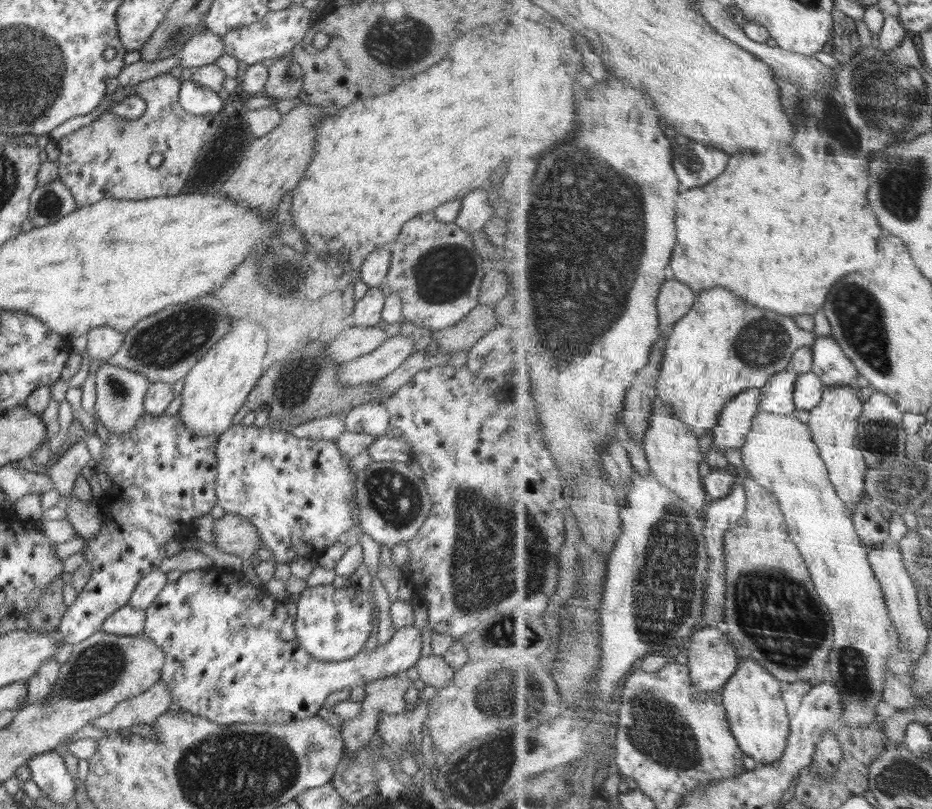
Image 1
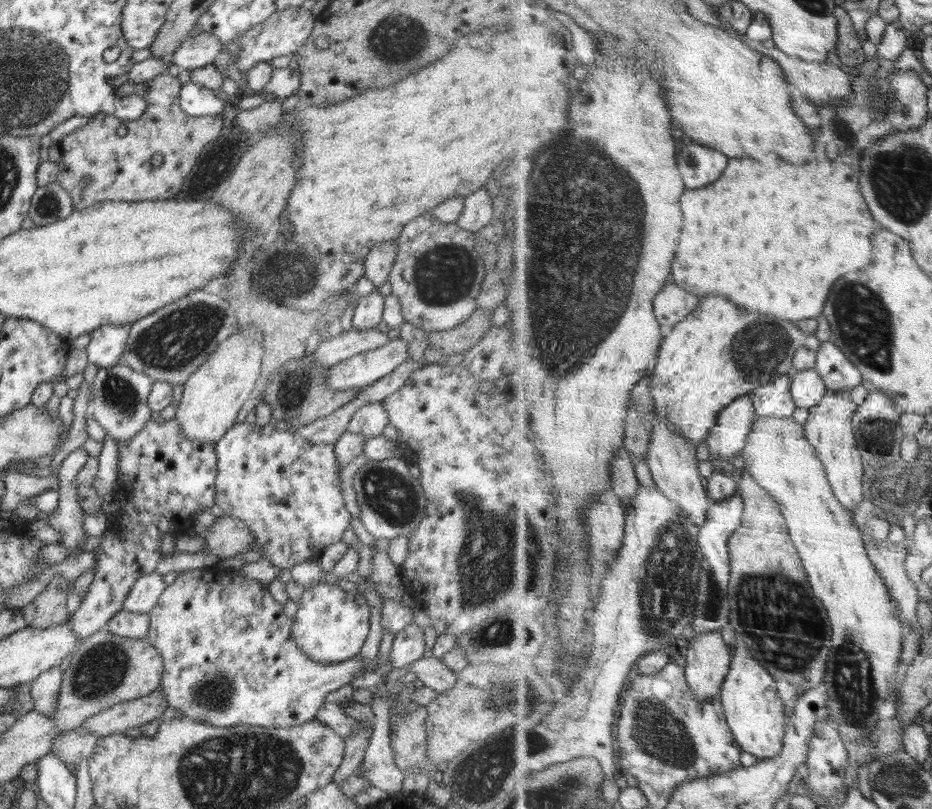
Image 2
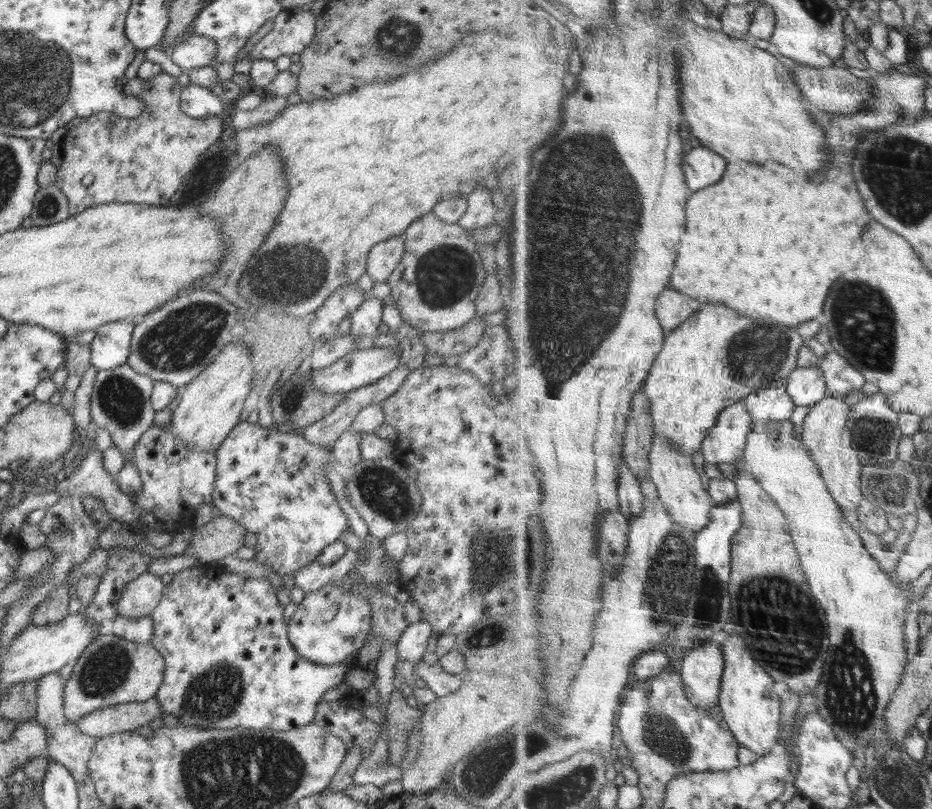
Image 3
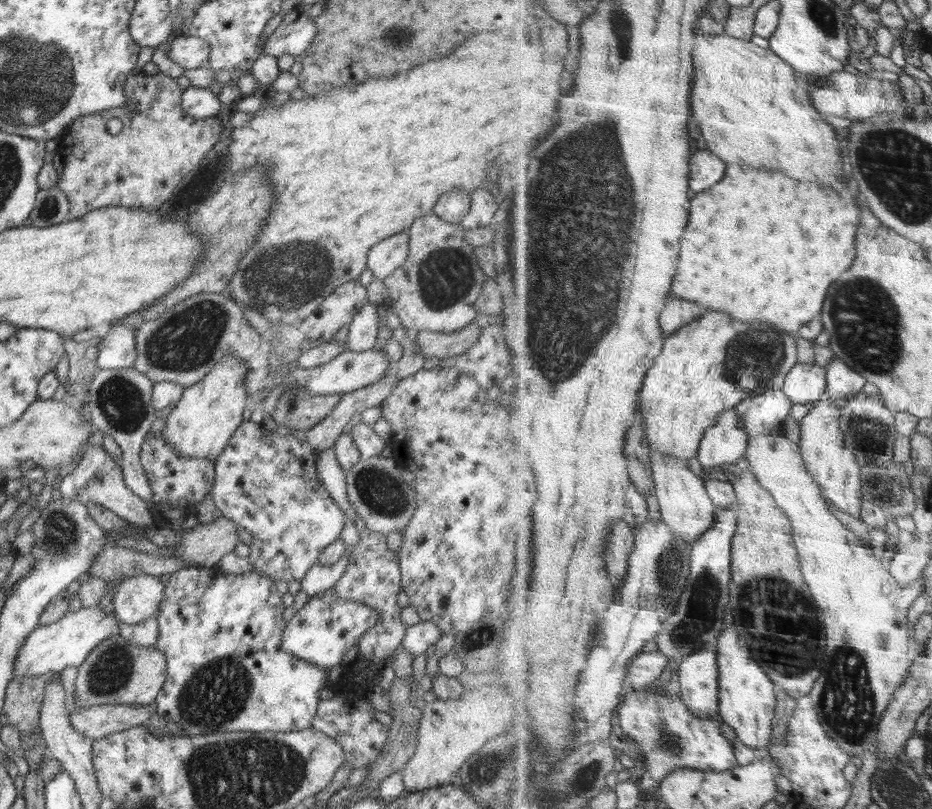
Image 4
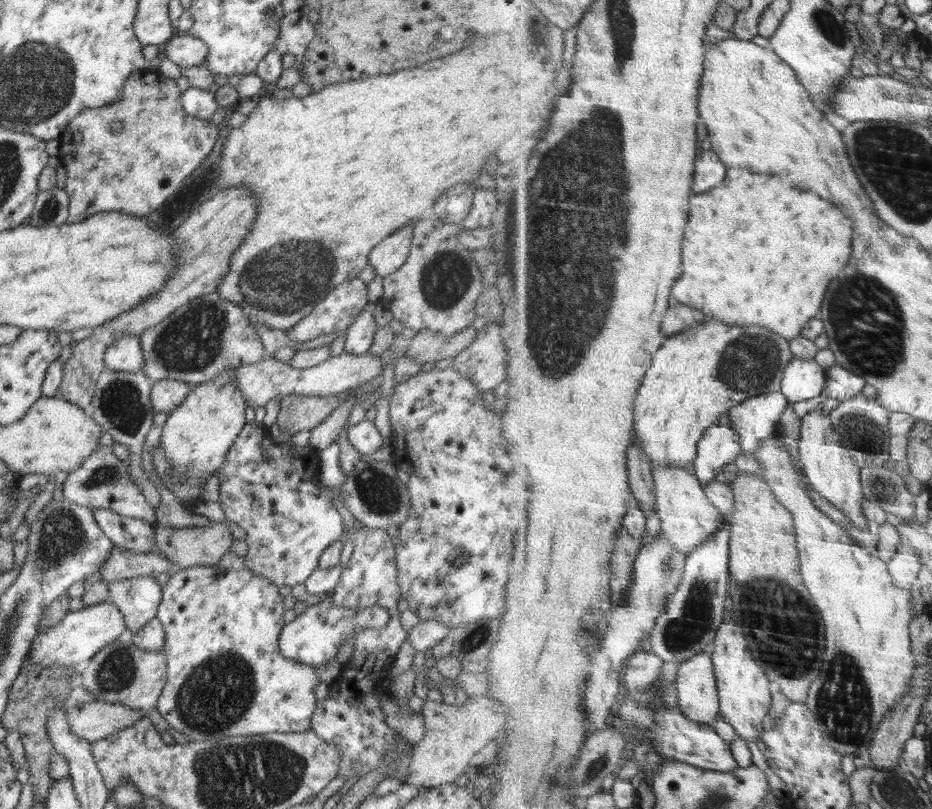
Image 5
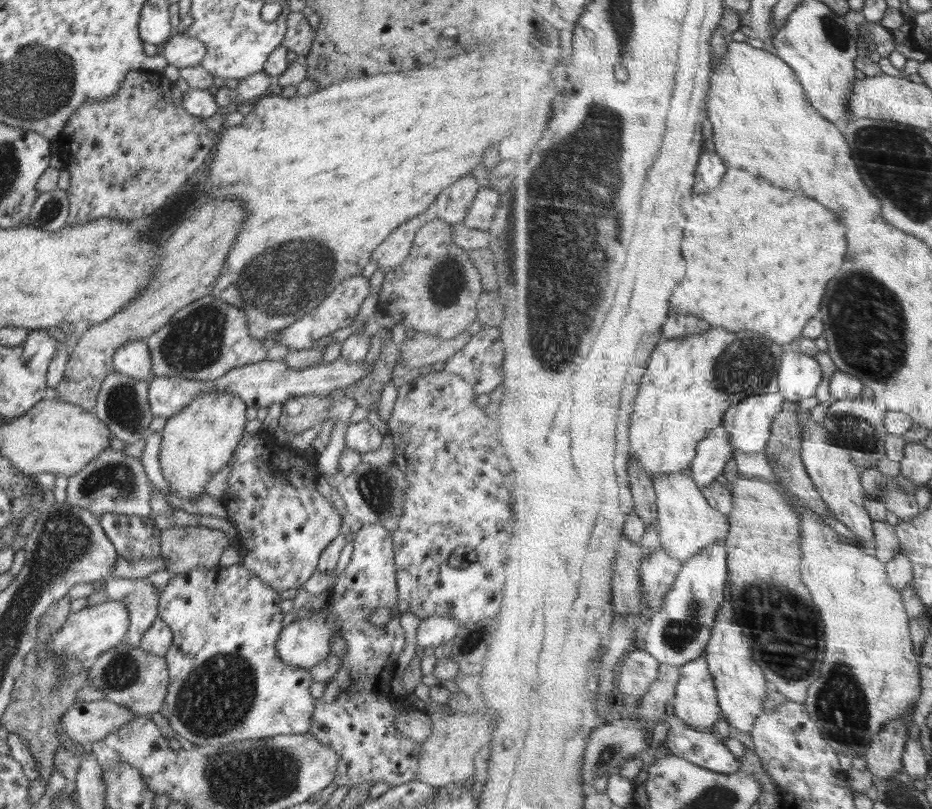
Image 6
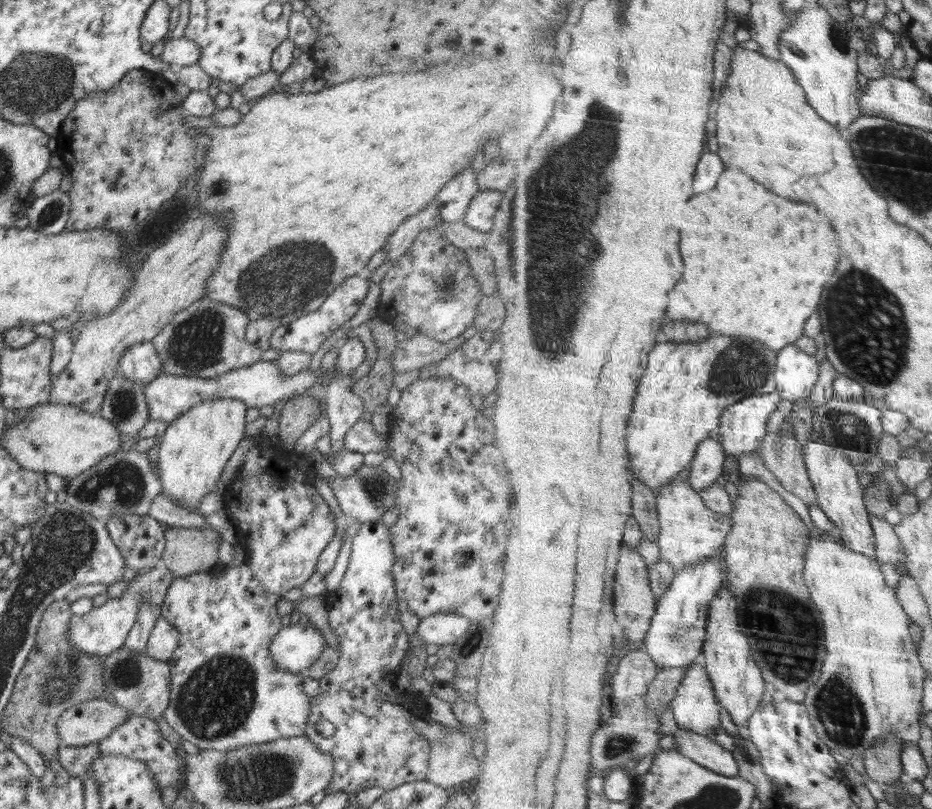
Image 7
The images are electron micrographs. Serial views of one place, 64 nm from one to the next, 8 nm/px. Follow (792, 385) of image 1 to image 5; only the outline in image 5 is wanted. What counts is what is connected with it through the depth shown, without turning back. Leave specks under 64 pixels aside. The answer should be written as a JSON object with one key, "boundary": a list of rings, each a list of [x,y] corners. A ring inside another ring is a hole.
{"boundary":[[[782,391],[769,392],[745,400],[729,410],[732,426],[740,434],[746,454],[758,452],[762,440],[775,436],[790,402]]]}

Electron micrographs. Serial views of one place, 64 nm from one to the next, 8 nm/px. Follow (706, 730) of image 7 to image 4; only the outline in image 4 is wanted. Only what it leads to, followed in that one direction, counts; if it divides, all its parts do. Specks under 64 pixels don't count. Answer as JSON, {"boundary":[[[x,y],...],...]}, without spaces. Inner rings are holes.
{"boundary":[[[704,648],[682,660],[679,667],[680,698],[698,718],[718,720],[721,716],[721,659],[717,650]]]}

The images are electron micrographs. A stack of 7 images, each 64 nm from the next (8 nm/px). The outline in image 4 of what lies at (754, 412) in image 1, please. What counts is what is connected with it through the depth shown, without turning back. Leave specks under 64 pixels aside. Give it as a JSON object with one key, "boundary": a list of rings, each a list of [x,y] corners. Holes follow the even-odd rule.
{"boundary":[[[738,408],[726,410],[720,415],[718,424],[714,428],[709,428],[704,440],[702,440],[702,448],[698,456],[701,466],[704,470],[704,479],[712,479],[710,472],[714,468],[724,466],[728,463],[738,463],[745,458],[749,447],[749,434],[746,430],[746,418],[740,414]]]}

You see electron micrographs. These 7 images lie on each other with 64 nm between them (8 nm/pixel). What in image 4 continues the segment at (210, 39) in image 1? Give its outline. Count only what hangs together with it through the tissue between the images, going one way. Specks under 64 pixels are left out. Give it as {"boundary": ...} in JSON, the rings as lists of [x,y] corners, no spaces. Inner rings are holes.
{"boundary":[[[181,32],[169,41],[170,52],[167,54],[182,69],[194,69],[202,66],[206,67],[208,59],[210,59],[210,44],[202,38],[188,35]]]}

